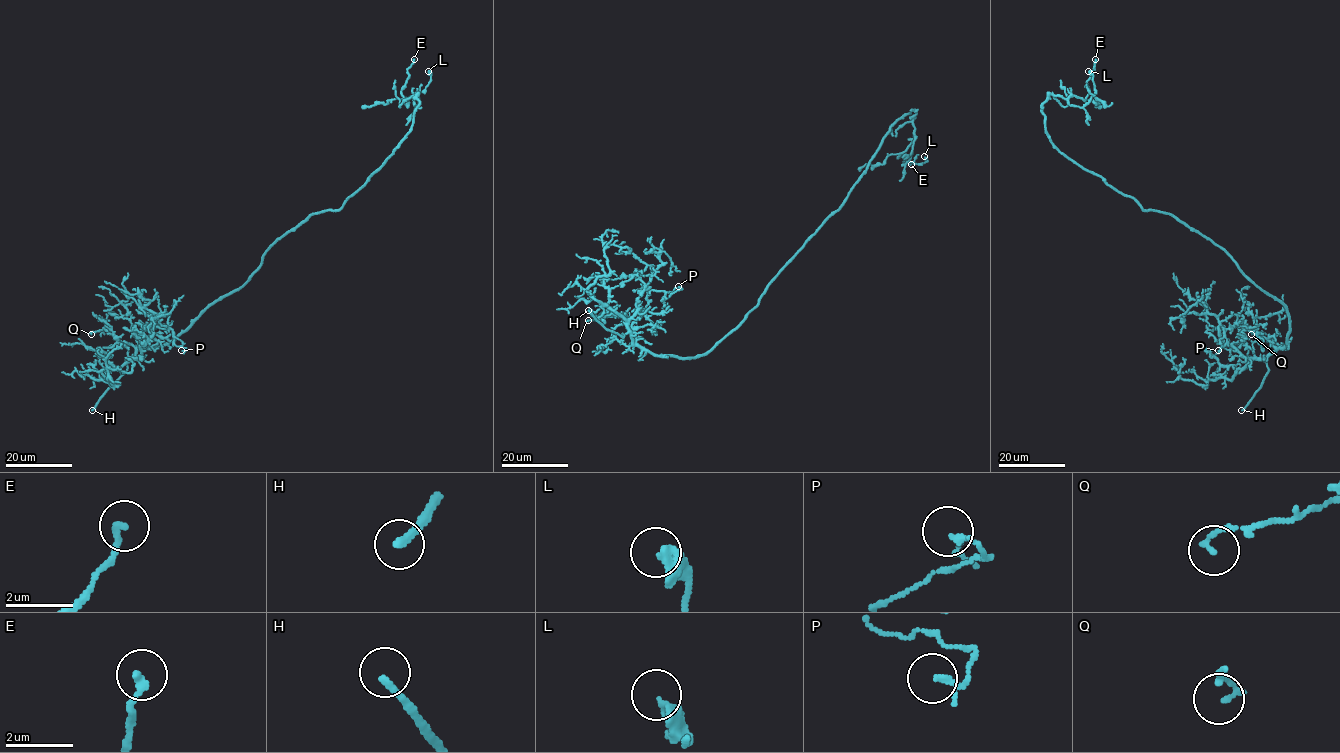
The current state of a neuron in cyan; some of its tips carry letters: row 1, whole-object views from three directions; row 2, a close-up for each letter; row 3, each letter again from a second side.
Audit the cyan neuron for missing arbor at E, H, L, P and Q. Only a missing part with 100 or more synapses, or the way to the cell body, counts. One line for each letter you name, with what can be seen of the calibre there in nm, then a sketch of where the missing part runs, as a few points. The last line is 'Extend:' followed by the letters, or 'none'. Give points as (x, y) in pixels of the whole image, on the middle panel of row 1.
H: 200 nm thick; missing branch runs (588, 310), (579, 301), (571, 285), (539, 291), (533, 298), (533, 307), (540, 312), (543, 310)
Extend: H

